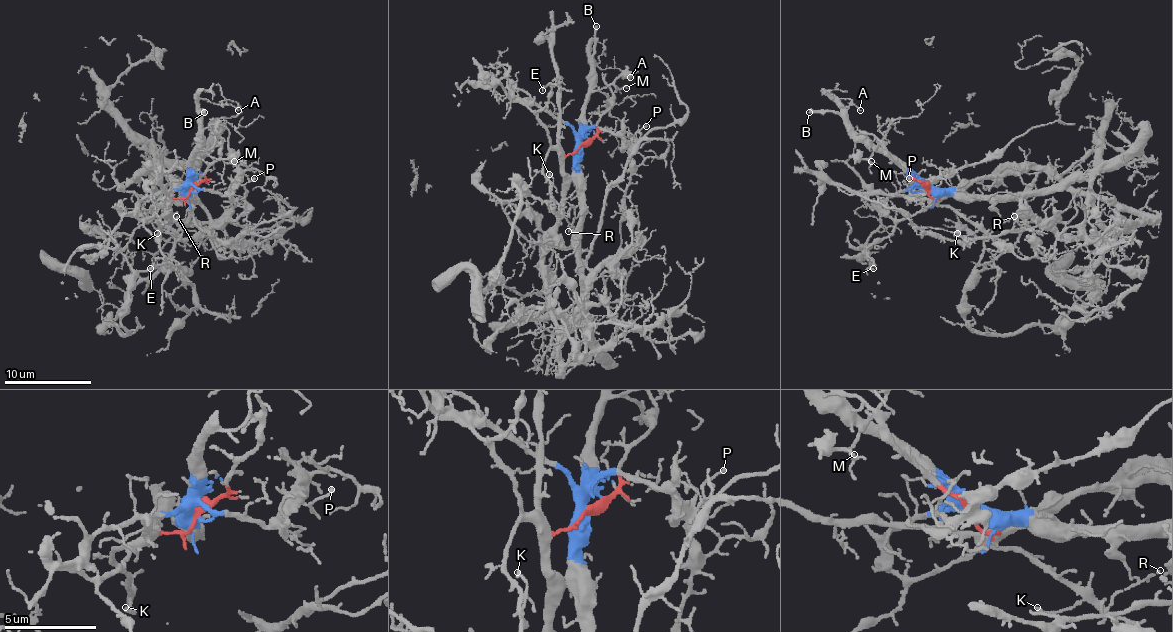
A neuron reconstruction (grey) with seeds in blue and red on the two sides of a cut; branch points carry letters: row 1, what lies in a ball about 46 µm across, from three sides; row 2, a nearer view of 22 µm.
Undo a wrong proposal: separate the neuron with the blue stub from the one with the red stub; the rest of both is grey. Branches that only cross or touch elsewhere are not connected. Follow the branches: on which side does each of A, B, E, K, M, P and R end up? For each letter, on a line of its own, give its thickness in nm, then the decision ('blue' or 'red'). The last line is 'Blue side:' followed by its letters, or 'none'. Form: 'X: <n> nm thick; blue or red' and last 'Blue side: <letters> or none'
A: 120 nm thick; blue
B: 280 nm thick; blue
E: 160 nm thick; red
K: 160 nm thick; red
M: 90 nm thick; blue
P: 160 nm thick; blue
R: 100 nm thick; blue
Blue side: A, B, M, P, R

